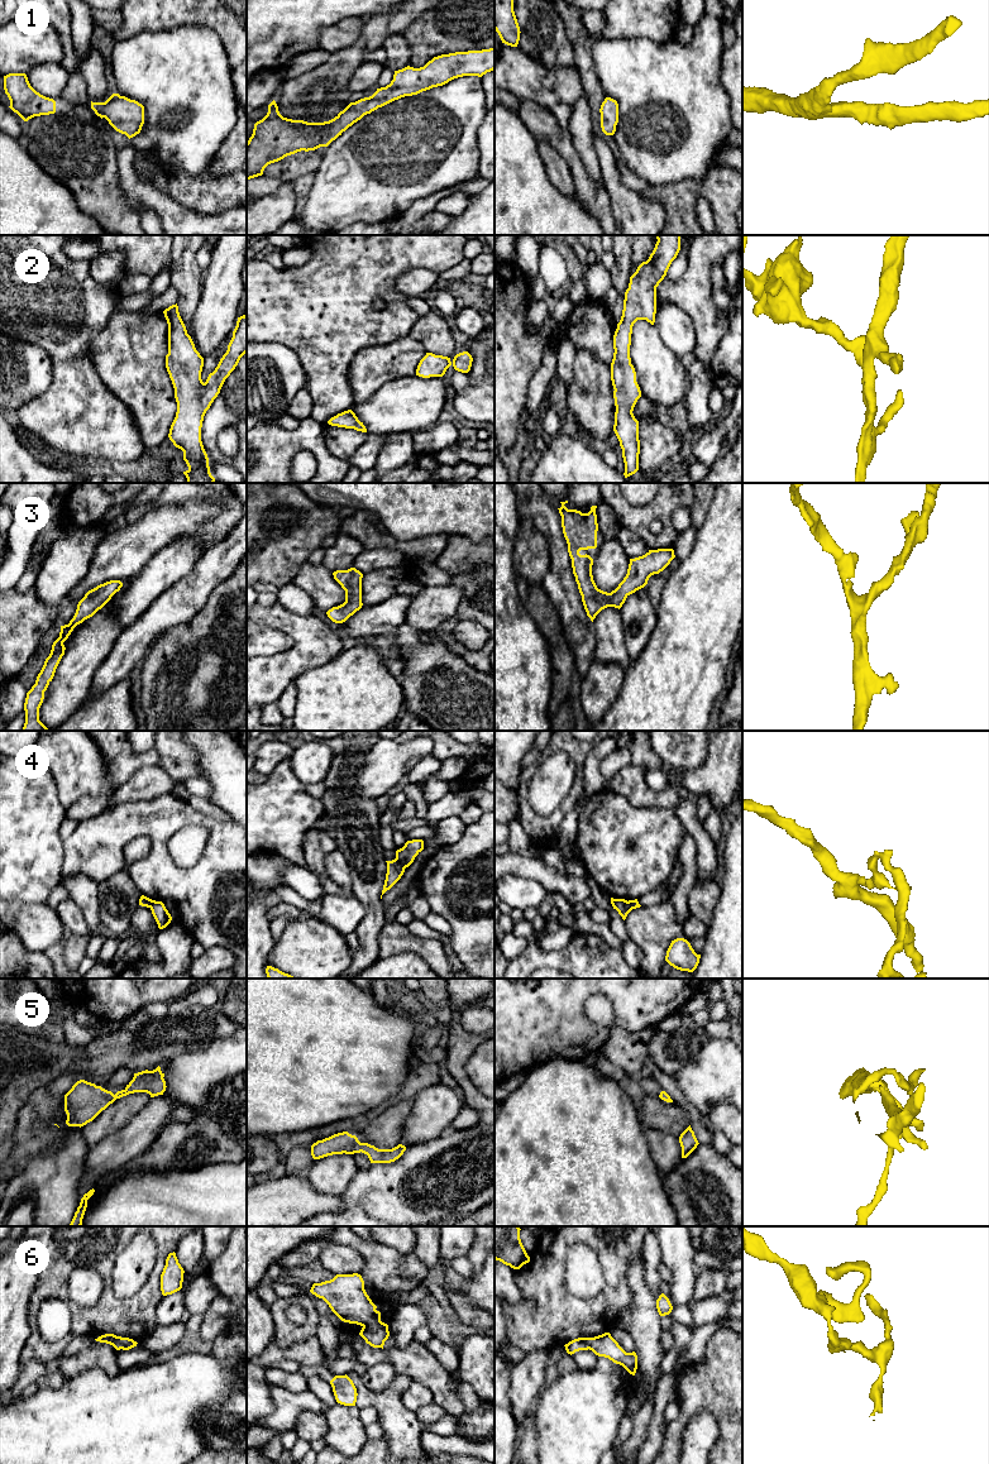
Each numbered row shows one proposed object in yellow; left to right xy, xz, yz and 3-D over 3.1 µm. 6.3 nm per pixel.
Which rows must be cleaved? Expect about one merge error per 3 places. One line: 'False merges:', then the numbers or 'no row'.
False merges: 4, 6

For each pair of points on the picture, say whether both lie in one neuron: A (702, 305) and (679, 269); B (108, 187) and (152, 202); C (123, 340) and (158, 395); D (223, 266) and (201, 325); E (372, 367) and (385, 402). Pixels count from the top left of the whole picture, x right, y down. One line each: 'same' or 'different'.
A: different
B: different
C: same
D: same
E: different

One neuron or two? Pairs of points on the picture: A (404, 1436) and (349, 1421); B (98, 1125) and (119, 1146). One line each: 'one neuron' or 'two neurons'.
A: two neurons
B: two neurons

